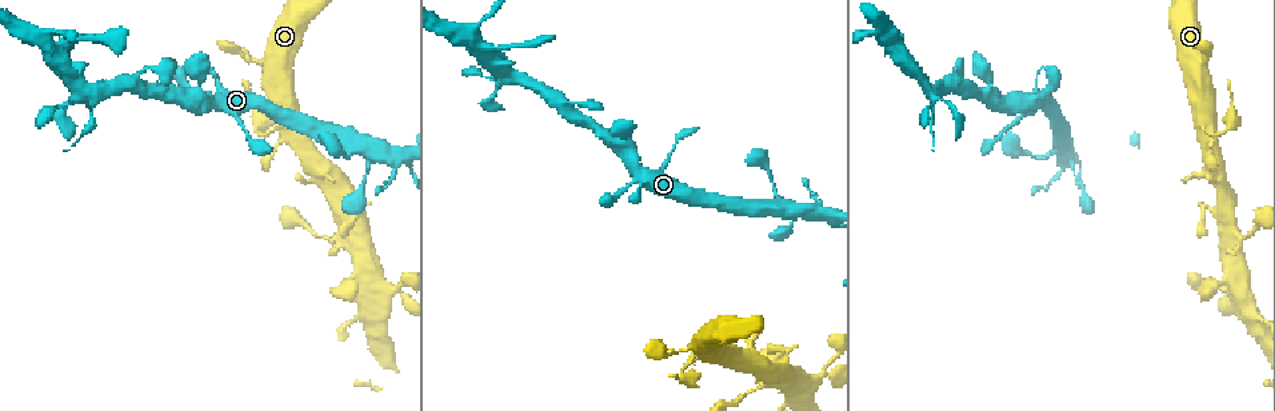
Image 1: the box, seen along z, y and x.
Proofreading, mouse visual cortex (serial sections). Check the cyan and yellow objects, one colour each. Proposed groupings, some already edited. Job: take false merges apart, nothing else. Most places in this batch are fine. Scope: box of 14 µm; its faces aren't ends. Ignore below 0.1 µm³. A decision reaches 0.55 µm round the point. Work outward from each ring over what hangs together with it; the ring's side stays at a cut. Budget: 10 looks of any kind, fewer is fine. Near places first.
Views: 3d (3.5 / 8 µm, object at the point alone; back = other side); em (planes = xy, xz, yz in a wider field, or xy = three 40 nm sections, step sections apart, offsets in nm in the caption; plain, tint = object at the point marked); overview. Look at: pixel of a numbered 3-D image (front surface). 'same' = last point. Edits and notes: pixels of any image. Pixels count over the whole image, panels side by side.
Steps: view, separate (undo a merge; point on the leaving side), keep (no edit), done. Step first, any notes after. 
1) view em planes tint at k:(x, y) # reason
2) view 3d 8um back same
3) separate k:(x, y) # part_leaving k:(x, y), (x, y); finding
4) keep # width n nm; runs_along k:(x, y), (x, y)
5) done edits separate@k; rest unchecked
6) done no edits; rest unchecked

view 3d 3.5um at 1:(824, 216) # a narrow waist

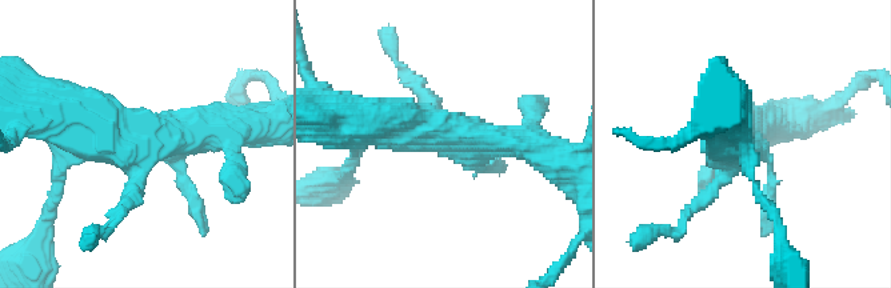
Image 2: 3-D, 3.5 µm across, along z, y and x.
view em xy step 3 plain at 2:(445, 137)

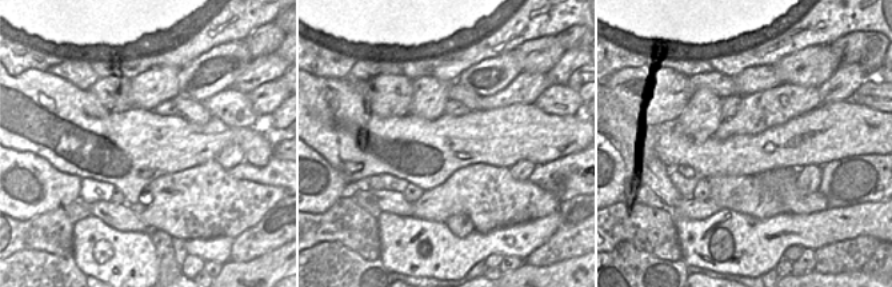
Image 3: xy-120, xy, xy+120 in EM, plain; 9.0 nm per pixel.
view em xy step 3 tint same

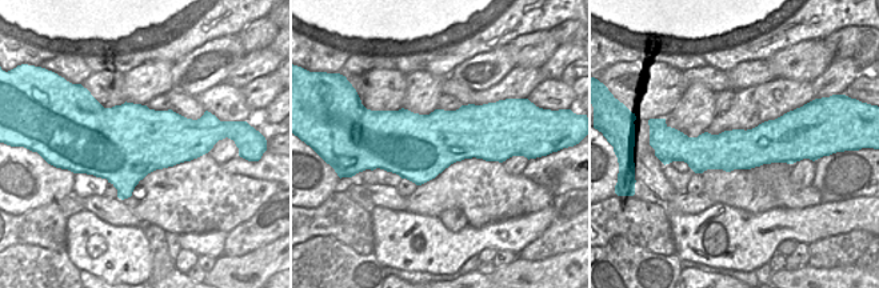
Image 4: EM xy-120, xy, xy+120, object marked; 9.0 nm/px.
keep # runs_along 4:(795, 134), (747, 150), (683, 150); continuous, no second cell

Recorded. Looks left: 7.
view 3d 3.5um back at 1:(630, 182) # calibre changes

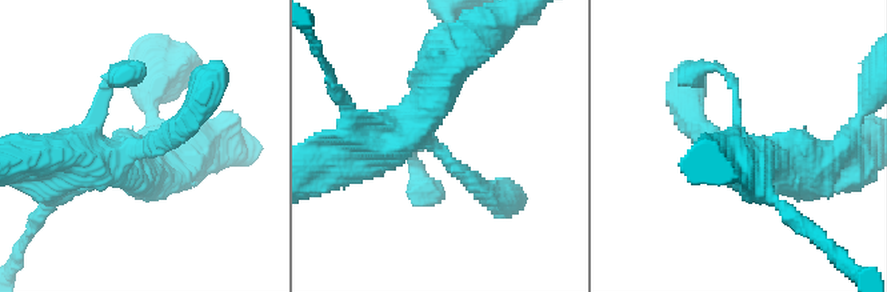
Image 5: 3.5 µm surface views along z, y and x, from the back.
view em xy step 3 tint at 5:(135, 149) # arms 3; arm_widths 250, 450, 500 nm

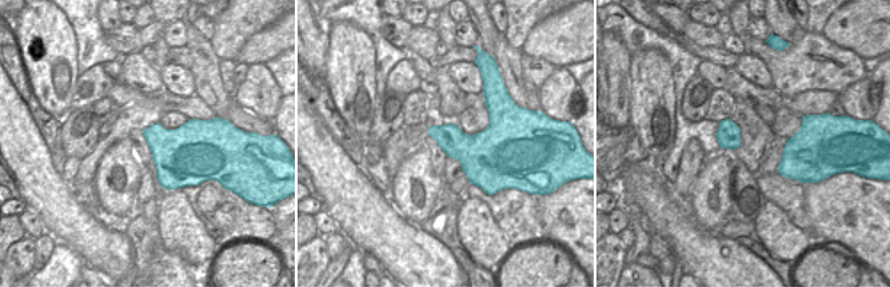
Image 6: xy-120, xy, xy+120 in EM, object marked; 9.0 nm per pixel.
keep # runs_along 5:(59, 159), (154, 147), (195, 106); one cell here

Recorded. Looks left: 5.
view 3d 3.5um at 1:(138, 77) # three arms meet

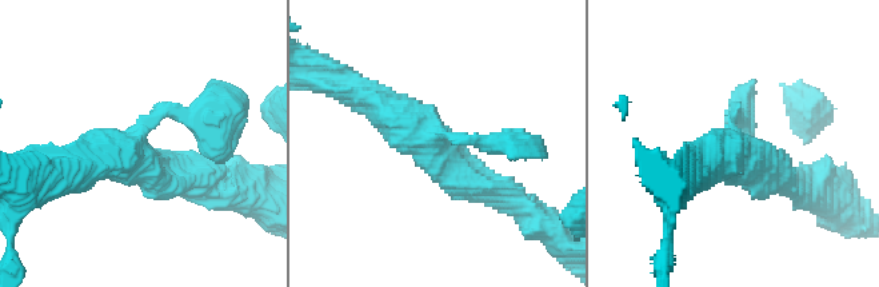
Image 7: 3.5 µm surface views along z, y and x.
view em xy step 1 tint at 7:(140, 131) # shape alone is not enough

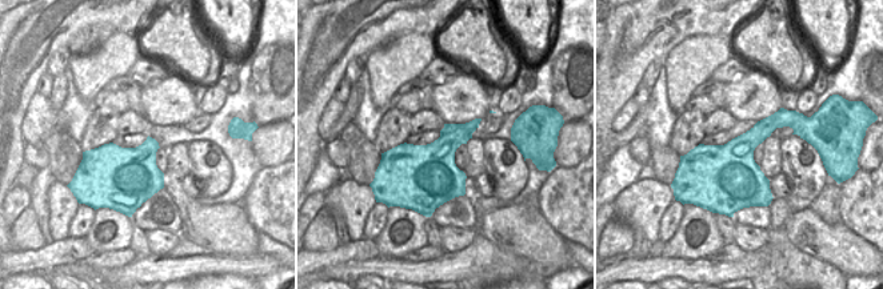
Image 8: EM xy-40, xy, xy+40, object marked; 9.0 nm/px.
keep # arm_widths 150, 400, 400 nm; runs_along 7:(488, 191), (358, 92); continuous, no second cell

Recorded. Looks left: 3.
view 3d 3.5um at 1:(694, 343) # thick turns thin

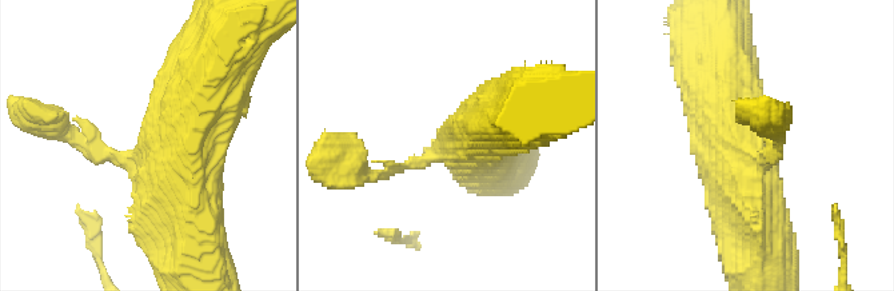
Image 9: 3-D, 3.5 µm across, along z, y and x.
view em xy step 2 plain at 9:(752, 157)

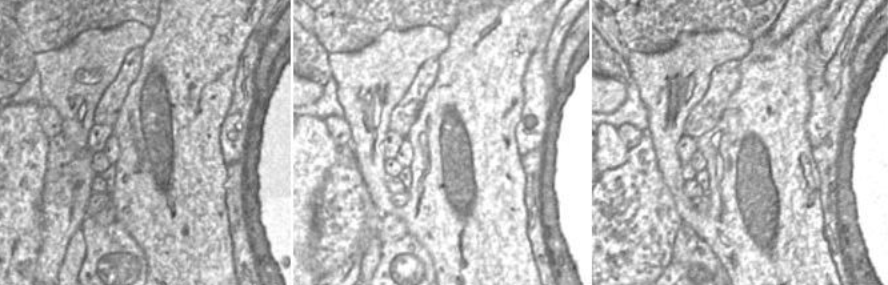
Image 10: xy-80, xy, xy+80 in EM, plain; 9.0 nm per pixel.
view em xy step 2 tint same

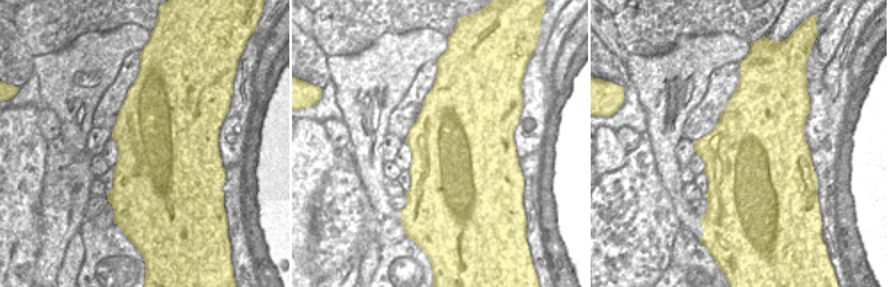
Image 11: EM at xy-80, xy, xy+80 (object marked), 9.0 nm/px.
keep # runs_along 9:(493, 123), (459, 147), (368, 175); continuous, no second cell

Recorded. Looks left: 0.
done no edits; rest unchecked

